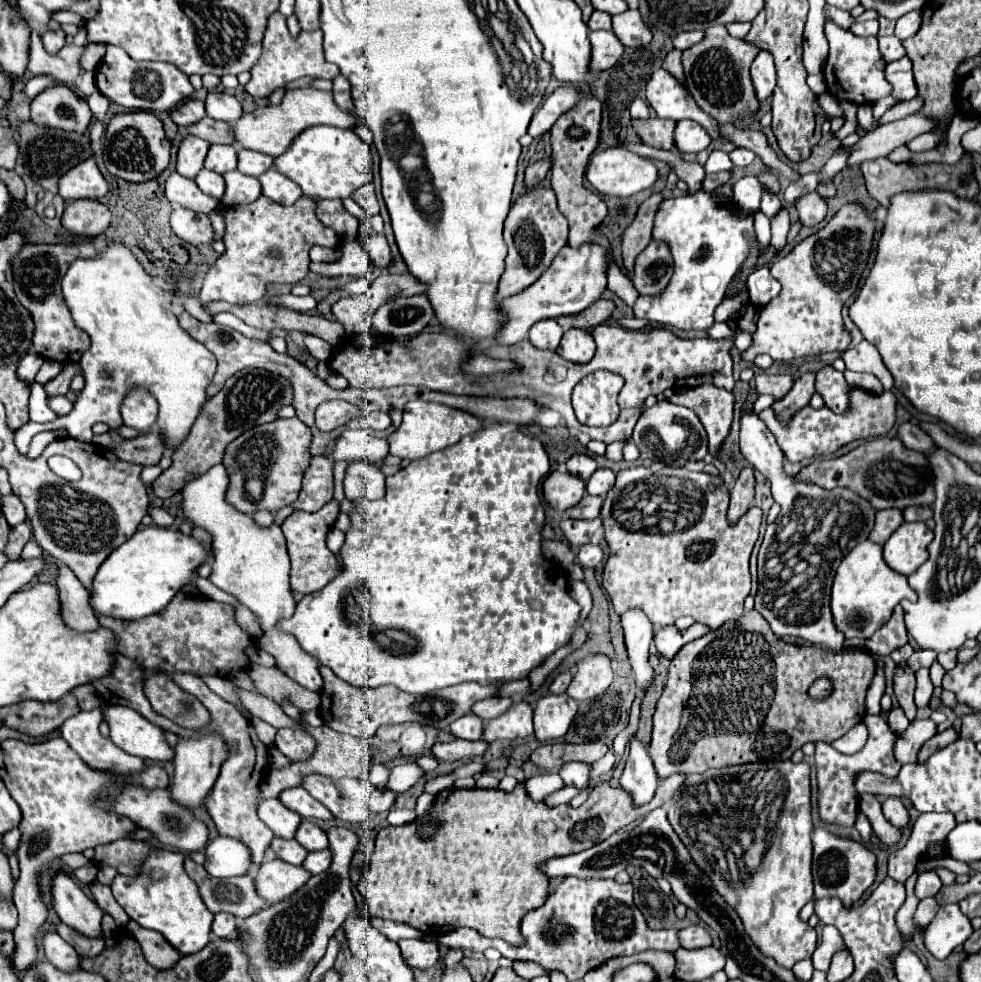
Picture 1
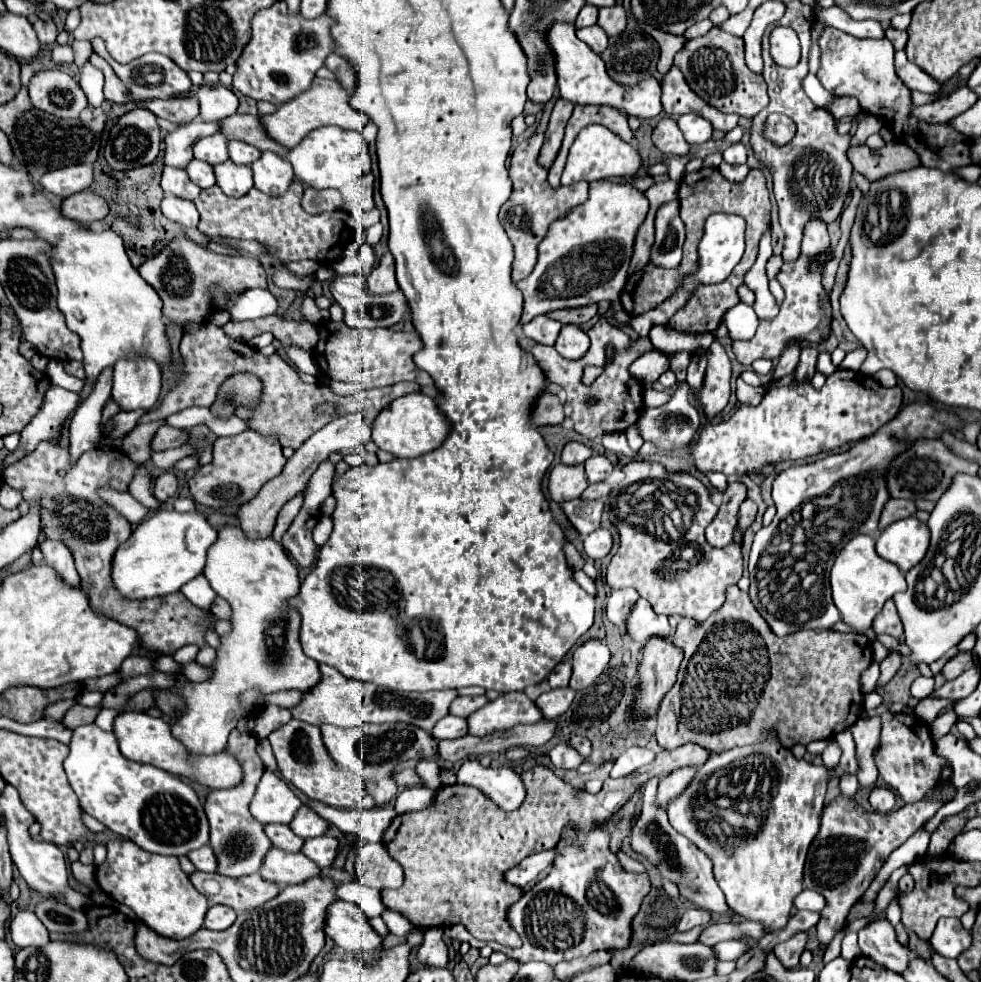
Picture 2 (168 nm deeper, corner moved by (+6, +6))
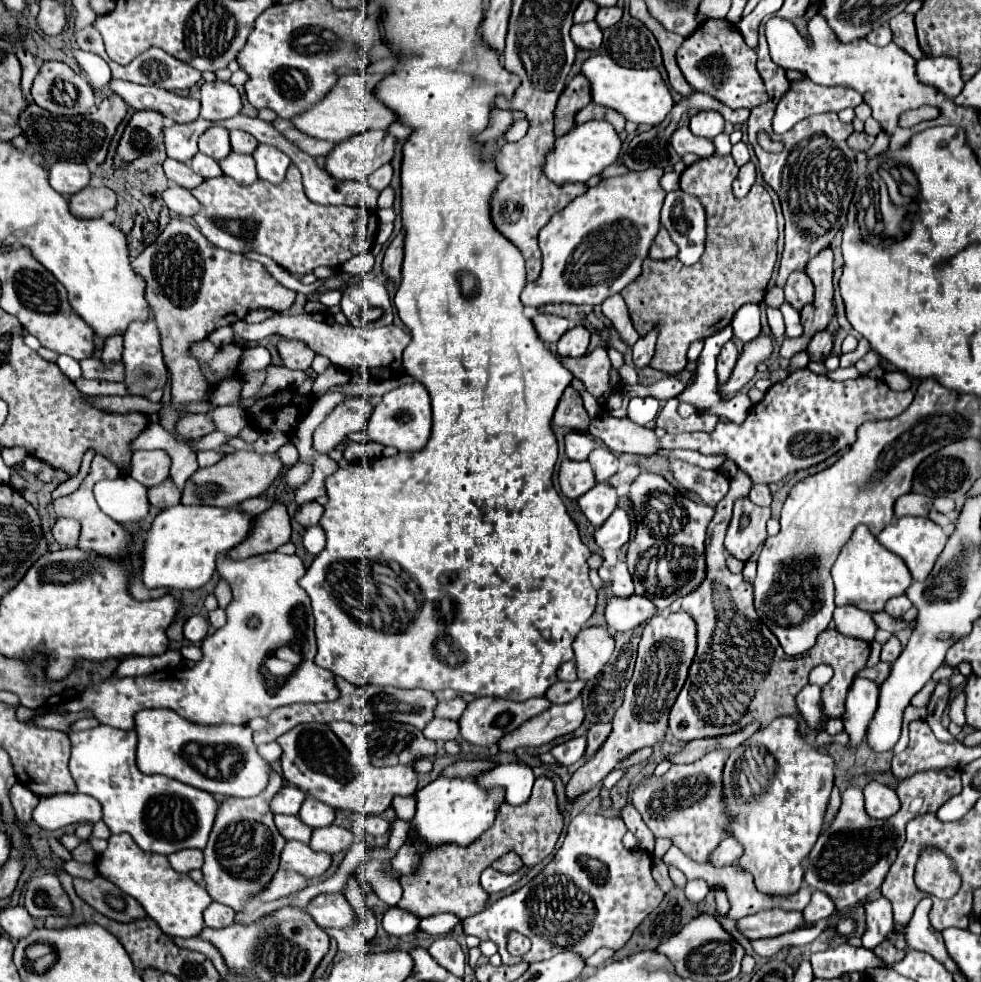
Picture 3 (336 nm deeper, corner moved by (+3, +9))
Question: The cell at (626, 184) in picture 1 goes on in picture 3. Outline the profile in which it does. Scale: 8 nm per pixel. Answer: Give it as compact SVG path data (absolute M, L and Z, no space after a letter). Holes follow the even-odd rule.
M588 121L574 125L566 135L556 137L554 149L546 155L542 169L552 183L584 183L590 177L598 175L604 167L612 165L620 155L620 147L622 141L618 133L614 133L612 125L608 125L608 121Z

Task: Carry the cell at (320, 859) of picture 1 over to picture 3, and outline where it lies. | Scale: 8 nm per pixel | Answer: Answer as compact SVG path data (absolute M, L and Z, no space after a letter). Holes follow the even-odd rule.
M330 825L330 827L320 827L312 831L310 847L316 851L326 851L330 855L348 849L356 841L356 835L344 827Z

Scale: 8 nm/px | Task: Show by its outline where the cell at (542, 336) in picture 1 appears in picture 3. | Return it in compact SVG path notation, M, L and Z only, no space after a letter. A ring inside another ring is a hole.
M538 313L532 321L534 321L534 327L536 327L540 339L548 345L556 343L570 329L570 321L564 317L558 317L558 315Z

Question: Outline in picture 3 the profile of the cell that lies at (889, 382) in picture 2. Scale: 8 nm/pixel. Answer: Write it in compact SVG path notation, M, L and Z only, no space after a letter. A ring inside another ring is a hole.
M892 371L892 375L888 375L888 383L886 383L890 389L894 389L894 391L906 391L906 389L910 389L910 379L908 379L908 375L906 373L902 373L902 371Z

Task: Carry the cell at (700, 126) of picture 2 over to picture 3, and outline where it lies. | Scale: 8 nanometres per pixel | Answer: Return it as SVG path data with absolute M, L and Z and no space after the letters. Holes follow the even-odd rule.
M700 111L690 119L690 131L698 137L714 139L724 131L724 119L718 111Z

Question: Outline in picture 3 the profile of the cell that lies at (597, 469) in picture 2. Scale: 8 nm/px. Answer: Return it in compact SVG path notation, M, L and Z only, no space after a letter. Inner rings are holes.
M604 445L596 447L590 457L588 457L592 469L594 469L594 475L596 475L596 481L608 481L616 471L618 471L618 457Z

